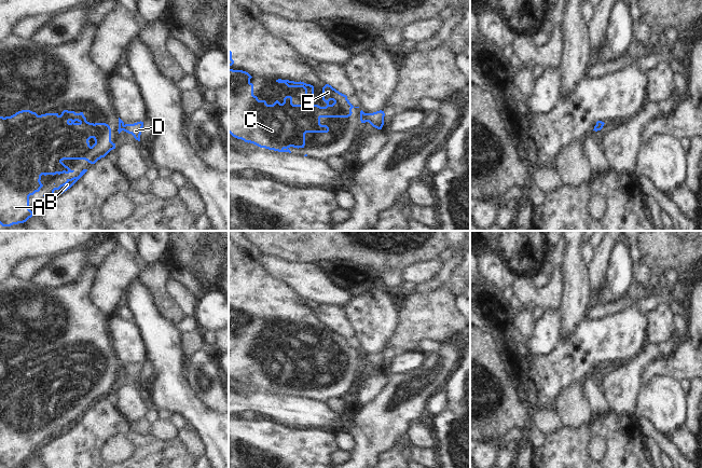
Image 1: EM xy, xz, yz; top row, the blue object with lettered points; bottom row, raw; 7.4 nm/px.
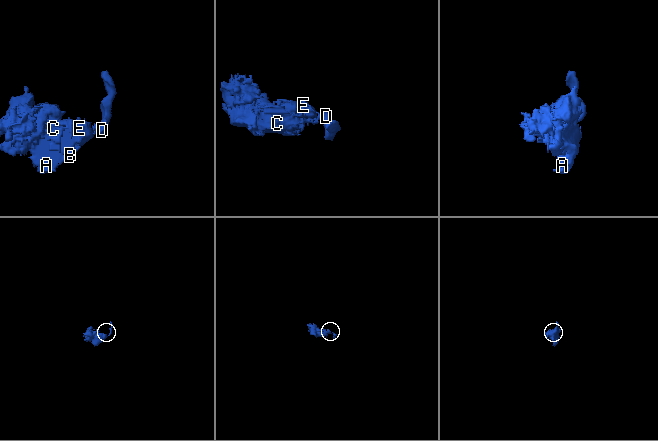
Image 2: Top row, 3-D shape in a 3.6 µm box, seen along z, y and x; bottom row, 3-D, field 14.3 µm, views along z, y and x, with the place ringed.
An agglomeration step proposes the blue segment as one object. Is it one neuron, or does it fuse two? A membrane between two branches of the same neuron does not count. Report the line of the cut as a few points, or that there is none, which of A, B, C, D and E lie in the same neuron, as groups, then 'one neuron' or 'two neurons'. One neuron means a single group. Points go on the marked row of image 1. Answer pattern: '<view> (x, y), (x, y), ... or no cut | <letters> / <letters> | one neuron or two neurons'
xz (365, 113), (366, 121) | A B C E / D | two neurons

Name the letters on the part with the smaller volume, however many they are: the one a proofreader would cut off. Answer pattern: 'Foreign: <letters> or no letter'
Foreign: D

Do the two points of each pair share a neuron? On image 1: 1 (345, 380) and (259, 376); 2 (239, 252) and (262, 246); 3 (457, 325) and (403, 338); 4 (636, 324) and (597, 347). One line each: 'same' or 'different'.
1: same
2: different
3: same
4: same

